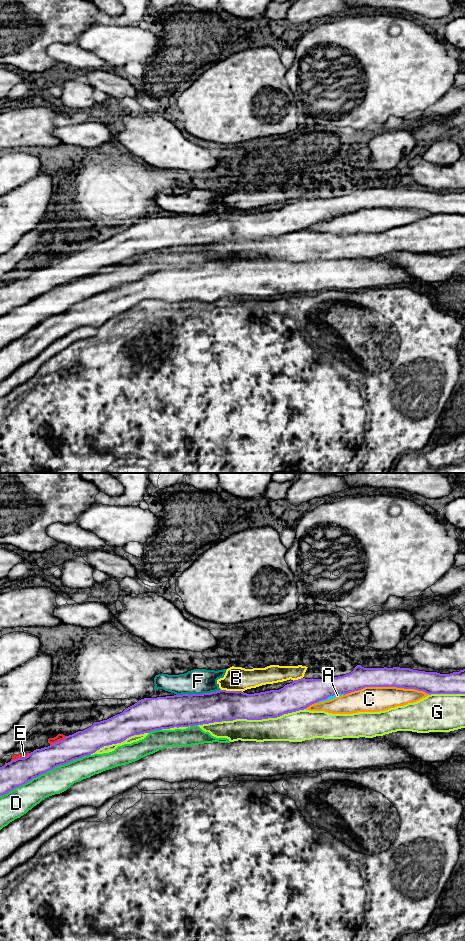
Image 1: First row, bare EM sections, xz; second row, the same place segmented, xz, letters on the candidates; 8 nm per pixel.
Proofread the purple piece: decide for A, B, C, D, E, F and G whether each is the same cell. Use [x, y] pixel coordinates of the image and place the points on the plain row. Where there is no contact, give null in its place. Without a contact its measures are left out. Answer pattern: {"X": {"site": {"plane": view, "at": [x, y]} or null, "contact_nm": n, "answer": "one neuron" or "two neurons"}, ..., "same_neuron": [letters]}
{"A": {"site": {"plane": "xz", "at": [330, 215]}, "contact_nm": 240, "answer": "two neurons"}, "B": {"site": {"plane": "xz", "at": [232, 211]}, "contact_nm": 180, "answer": "two neurons"}, "C": {"site": {"plane": "xz", "at": [386, 206]}, "contact_nm": 700, "answer": "two neurons"}, "D": {"site": {"plane": "xz", "at": [45, 292]}, "contact_nm": 800, "answer": "two neurons"}, "E": {"site": {"plane": "xz", "at": [19, 277]}, "contact_nm": 200, "answer": "two neurons"}, "F": {"site": {"plane": "xz", "at": [198, 214]}, "contact_nm": 360, "answer": "two neurons"}, "G": {"site": {"plane": "xz", "at": [251, 239]}, "contact_nm": 850, "answer": "two neurons"}, "same_neuron": []}

